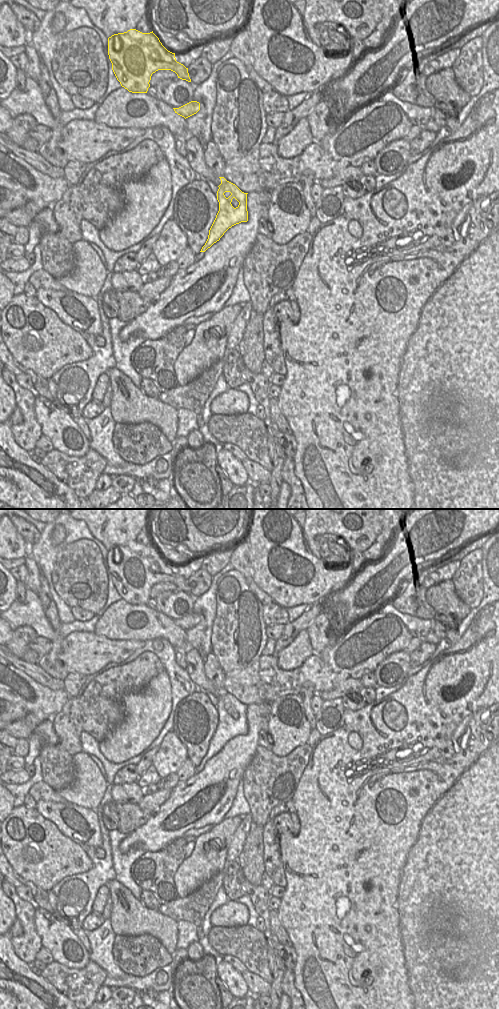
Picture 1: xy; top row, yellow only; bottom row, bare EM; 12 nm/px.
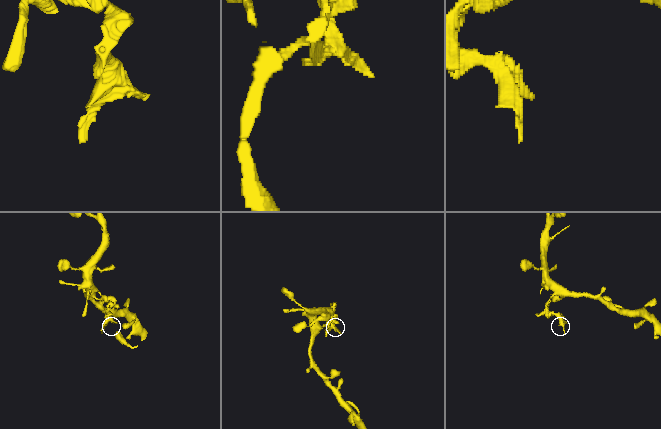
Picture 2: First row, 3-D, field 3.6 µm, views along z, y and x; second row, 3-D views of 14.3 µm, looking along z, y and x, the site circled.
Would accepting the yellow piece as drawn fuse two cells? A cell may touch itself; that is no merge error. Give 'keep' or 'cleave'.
cleave

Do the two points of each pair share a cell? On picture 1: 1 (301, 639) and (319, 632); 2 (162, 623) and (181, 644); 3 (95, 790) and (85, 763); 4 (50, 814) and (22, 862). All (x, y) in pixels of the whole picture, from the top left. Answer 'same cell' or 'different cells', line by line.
1: different cells
2: same cell
3: same cell
4: different cells

